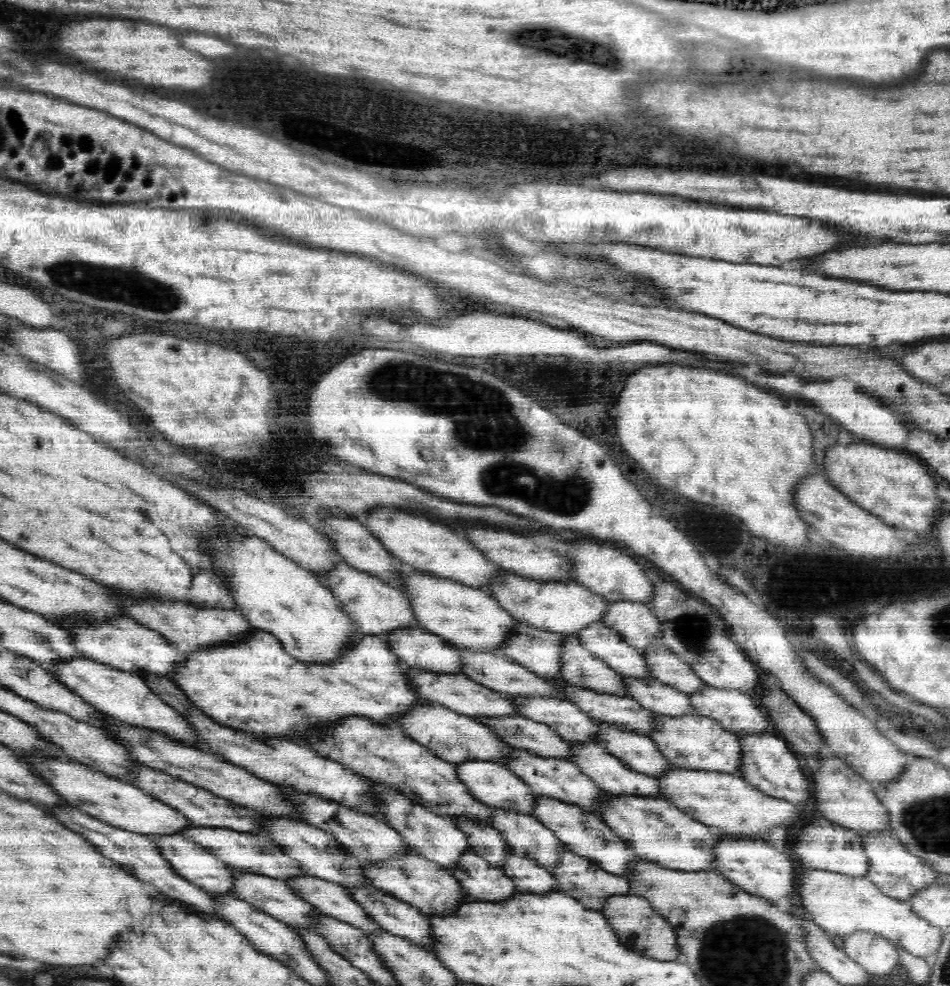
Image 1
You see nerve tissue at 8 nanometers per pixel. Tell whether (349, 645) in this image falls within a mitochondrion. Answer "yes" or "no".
no

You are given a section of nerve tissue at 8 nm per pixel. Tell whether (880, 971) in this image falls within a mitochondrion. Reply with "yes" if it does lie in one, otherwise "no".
no

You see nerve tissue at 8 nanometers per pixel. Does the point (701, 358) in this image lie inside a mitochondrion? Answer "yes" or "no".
no

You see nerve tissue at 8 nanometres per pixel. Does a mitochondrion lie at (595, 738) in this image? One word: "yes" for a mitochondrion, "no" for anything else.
no

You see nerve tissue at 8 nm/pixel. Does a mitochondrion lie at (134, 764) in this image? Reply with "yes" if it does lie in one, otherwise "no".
no

